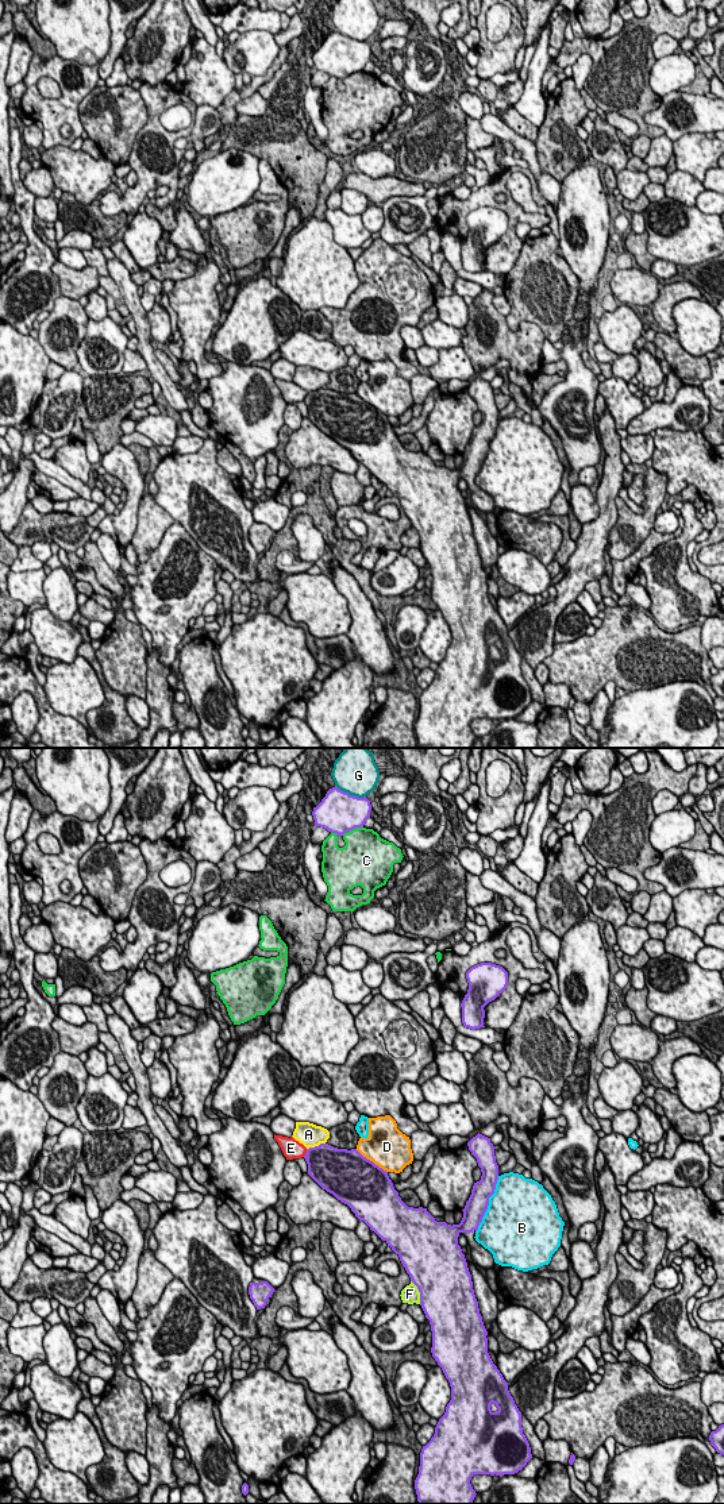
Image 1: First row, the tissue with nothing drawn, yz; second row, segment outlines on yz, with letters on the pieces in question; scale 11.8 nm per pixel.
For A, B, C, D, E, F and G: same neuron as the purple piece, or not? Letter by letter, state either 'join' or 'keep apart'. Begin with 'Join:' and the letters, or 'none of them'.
Join: A
A: join
B: keep apart
C: keep apart
D: keep apart
E: keep apart
F: keep apart
G: keep apart

